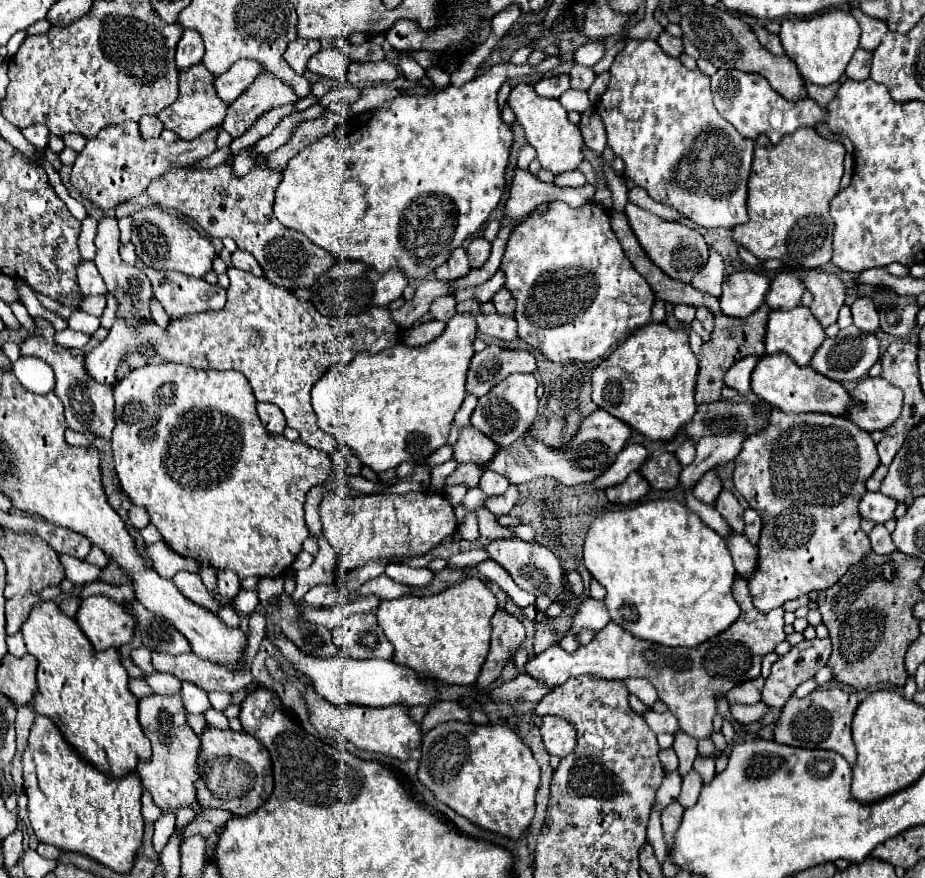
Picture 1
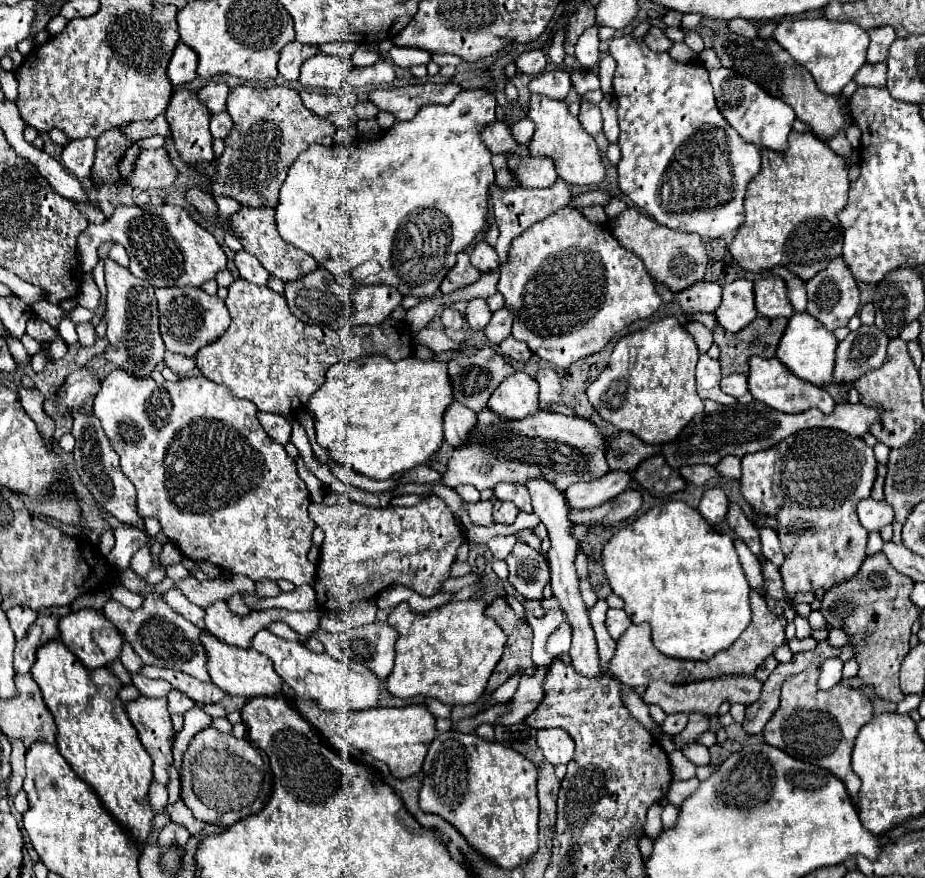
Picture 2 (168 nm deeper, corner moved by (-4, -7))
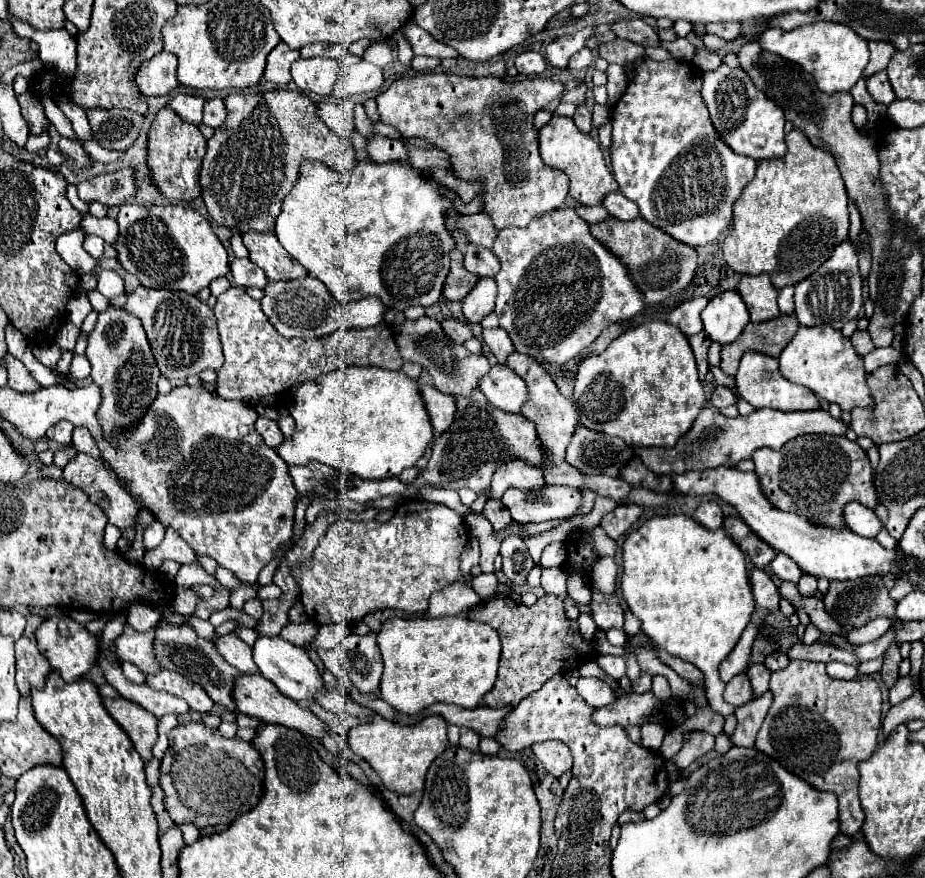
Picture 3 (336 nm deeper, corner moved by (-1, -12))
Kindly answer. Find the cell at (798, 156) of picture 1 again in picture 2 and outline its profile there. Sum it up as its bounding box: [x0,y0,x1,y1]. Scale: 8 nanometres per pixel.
[730,131,848,275]

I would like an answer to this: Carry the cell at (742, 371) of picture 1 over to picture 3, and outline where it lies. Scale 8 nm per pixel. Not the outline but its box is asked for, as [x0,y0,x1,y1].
[711,386,735,408]

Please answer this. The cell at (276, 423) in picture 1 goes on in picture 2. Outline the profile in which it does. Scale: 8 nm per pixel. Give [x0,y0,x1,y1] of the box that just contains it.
[258,413,292,445]

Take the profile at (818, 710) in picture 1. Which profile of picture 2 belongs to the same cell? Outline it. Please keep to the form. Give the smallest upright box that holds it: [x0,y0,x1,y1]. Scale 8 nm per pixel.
[762,667,872,803]

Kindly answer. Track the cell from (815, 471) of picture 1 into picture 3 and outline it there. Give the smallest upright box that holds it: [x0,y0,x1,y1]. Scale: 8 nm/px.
[753,436,879,526]

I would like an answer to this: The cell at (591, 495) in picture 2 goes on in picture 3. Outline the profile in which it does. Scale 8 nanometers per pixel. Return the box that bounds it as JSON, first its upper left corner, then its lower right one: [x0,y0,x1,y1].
[501,486,581,524]

